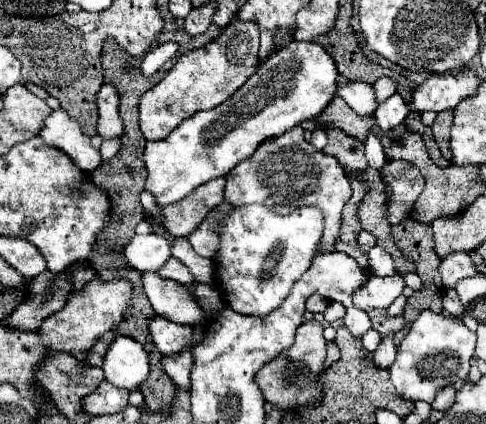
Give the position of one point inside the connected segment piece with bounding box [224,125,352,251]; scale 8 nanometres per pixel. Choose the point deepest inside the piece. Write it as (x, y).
(286, 172)

